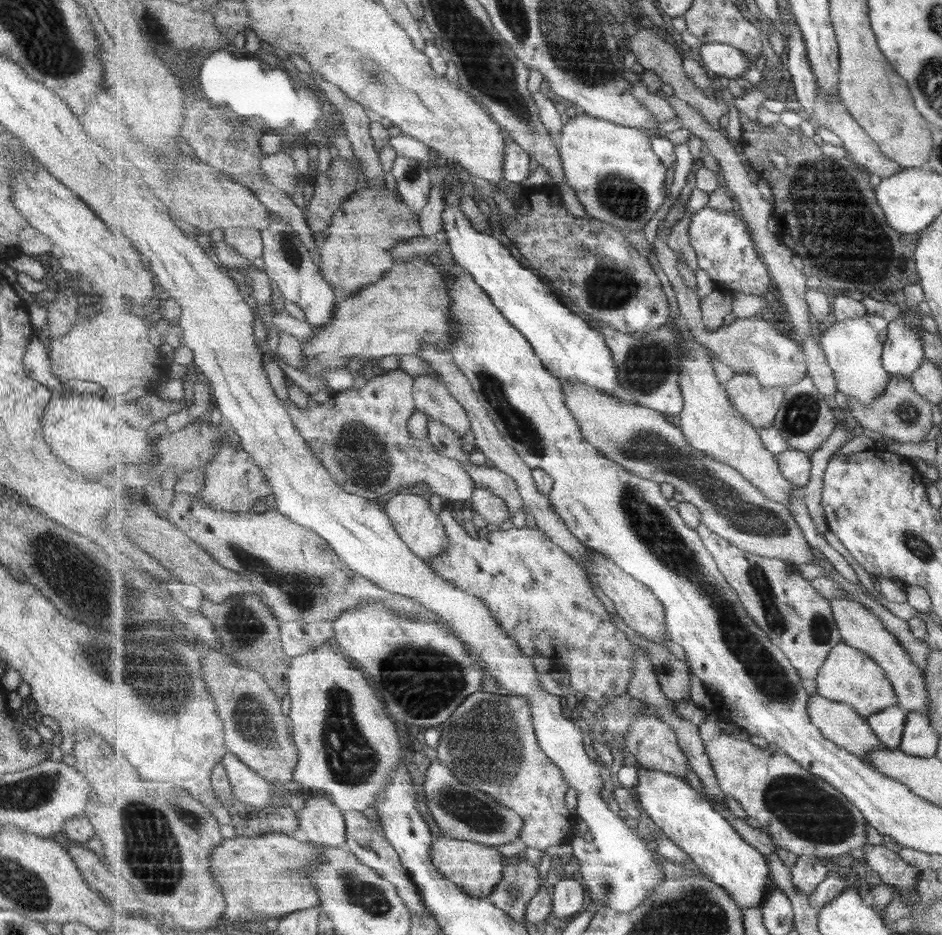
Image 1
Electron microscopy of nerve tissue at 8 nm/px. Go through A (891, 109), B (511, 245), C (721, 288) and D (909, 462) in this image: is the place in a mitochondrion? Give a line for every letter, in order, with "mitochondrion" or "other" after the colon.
A: other
B: other
C: other
D: other

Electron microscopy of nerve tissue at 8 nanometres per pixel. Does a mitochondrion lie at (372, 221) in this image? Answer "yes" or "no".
no

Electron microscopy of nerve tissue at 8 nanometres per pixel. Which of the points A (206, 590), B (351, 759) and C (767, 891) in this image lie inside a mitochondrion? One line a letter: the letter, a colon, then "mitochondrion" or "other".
A: other
B: mitochondrion
C: other

